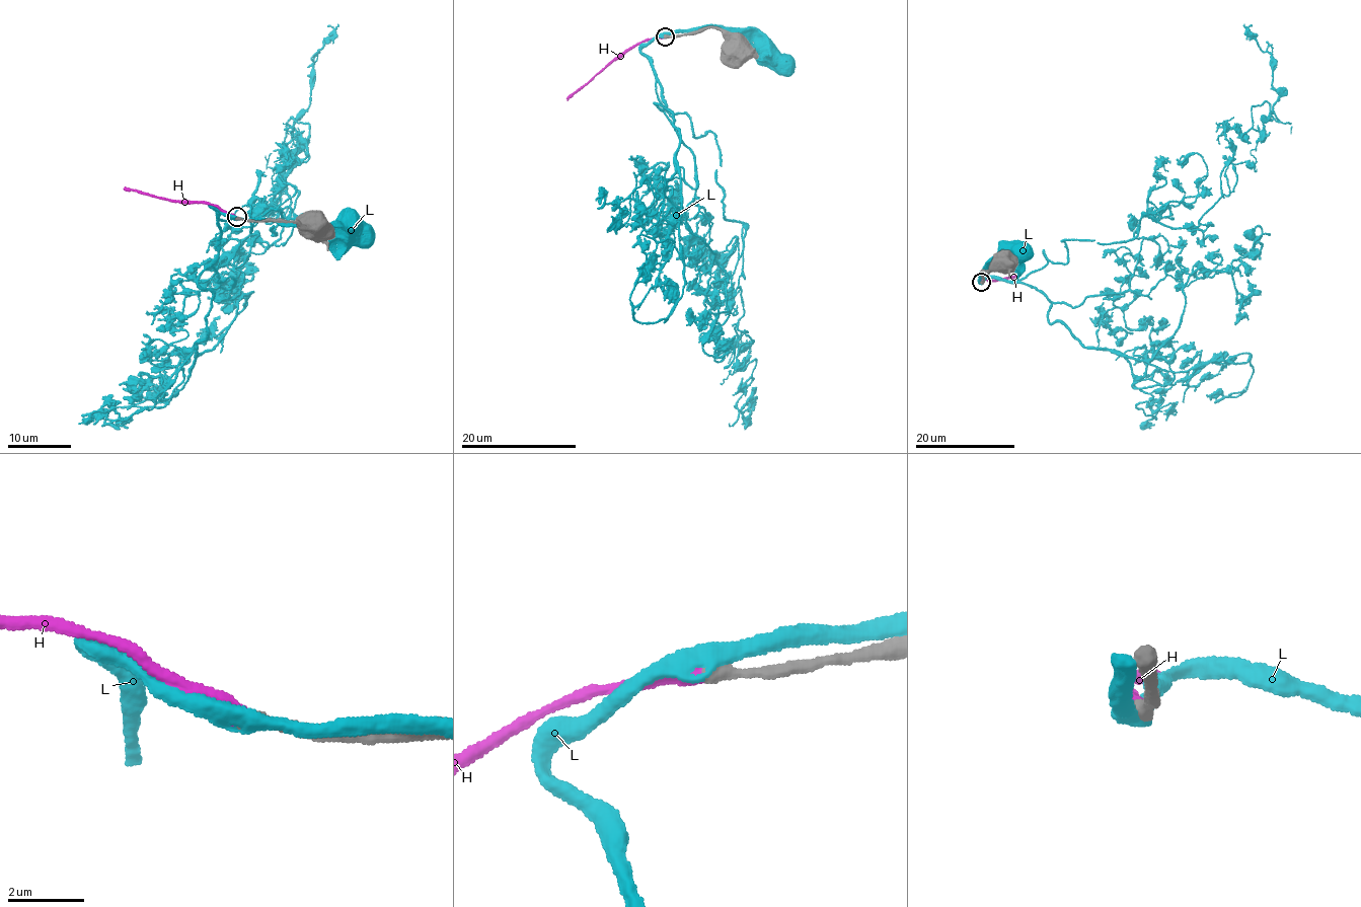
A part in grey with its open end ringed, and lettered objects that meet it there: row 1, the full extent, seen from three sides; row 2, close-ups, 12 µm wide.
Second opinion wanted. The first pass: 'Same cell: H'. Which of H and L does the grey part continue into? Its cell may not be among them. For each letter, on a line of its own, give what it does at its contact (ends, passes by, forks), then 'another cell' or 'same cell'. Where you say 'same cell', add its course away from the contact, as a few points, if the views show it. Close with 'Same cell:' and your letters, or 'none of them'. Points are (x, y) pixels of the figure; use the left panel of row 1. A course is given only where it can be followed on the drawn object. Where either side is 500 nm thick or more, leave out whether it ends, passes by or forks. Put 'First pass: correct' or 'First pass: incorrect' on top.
First pass: correct
H: it ends there; same cell; it runs (236, 218), (211, 205), (173, 202), (125, 186)
L: it passes by; another cell
Same cell: H

